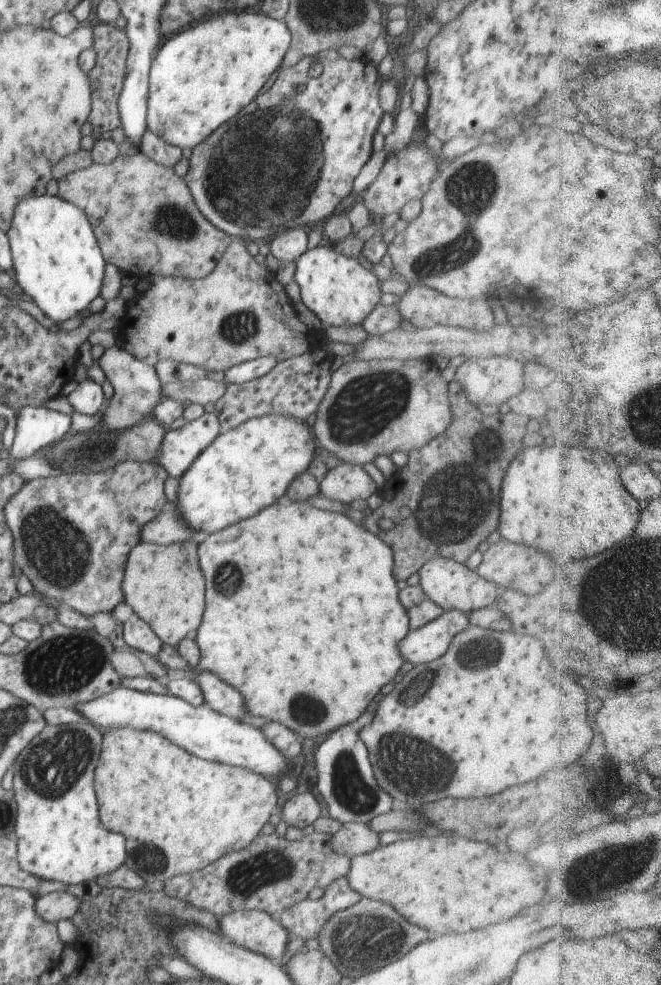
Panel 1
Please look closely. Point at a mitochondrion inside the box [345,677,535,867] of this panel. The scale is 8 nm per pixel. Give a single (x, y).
(399, 753)

